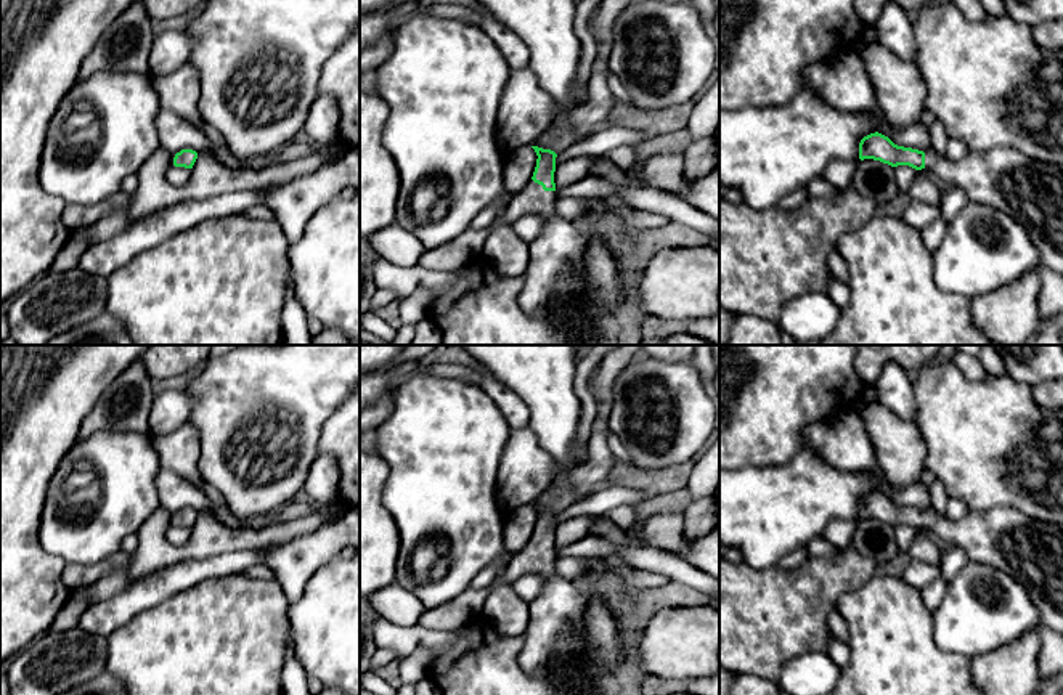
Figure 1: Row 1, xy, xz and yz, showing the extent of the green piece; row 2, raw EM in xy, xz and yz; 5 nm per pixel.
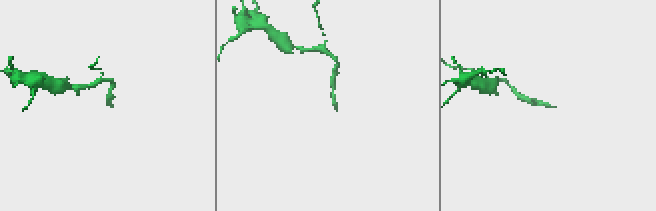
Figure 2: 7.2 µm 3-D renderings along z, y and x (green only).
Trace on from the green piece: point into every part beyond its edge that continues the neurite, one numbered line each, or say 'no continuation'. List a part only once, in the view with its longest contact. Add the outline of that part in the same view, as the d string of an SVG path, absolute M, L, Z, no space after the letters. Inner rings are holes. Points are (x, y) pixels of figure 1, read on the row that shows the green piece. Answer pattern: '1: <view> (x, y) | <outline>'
1: xz (554, 278) | M532 180L506 207L507 223L527 213L544 220L541 234L528 244L528 263L517 300L528 316L541 310L559 313L570 339L583 345L599 329L581 313L586 241L572 222L556 212L556 199L557 191L544 191Z

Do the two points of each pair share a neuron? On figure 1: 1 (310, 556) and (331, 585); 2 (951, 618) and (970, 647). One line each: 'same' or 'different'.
1: different
2: same

